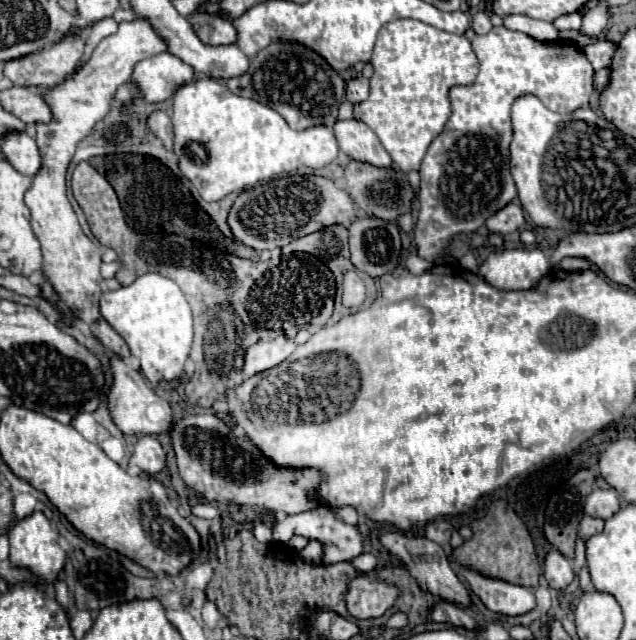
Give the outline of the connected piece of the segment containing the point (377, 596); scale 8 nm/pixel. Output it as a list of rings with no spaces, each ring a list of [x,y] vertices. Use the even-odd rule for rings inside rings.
[[[357,576],[351,582],[351,588],[345,596],[345,602],[347,602],[347,610],[355,618],[377,618],[377,616],[383,616],[385,610],[389,610],[395,604],[397,596],[399,596],[399,588],[389,586],[385,582],[379,582],[379,580],[369,580],[367,576]]]

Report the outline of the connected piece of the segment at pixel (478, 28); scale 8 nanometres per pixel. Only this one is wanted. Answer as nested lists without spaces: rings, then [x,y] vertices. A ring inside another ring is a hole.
[[[479,10],[479,14],[473,14],[473,16],[471,16],[471,28],[473,28],[477,34],[487,34],[487,32],[493,28],[493,24],[491,24],[491,20],[487,18],[487,14],[483,14],[483,12]]]

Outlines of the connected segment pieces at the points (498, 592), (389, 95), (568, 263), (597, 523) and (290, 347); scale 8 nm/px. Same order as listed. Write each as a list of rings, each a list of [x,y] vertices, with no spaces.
[[[463,566],[463,576],[467,578],[471,590],[479,596],[479,600],[491,610],[507,616],[527,614],[535,608],[535,594],[525,586],[515,586],[505,580],[483,576],[481,572]]]
[[[393,20],[381,28],[371,62],[375,66],[375,74],[371,78],[371,94],[365,102],[355,106],[353,118],[363,120],[369,128],[373,128],[373,132],[377,134],[377,138],[383,144],[383,148],[389,152],[391,160],[403,172],[419,170],[429,144],[445,128],[445,124],[451,116],[449,90],[453,86],[473,84],[473,80],[477,76],[479,64],[477,64],[475,52],[471,48],[471,42],[465,36],[437,30],[419,20]]]
[[[563,258],[557,268],[563,268],[563,270],[569,270],[569,272],[577,272],[577,270],[587,270],[591,268],[591,264],[583,258]]]
[[[583,516],[583,520],[581,520],[581,524],[579,524],[579,538],[585,542],[587,538],[591,538],[593,534],[597,534],[597,532],[601,532],[603,530],[603,520],[599,520],[599,518],[591,518],[591,516]]]
[[[279,338],[279,340],[261,340],[253,344],[247,354],[245,354],[245,366],[243,366],[243,376],[255,376],[259,372],[265,372],[277,364],[281,364],[285,358],[289,358],[295,350],[295,342],[289,338]]]

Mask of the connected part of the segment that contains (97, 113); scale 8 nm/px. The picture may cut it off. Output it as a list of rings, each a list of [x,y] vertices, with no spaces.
[[[137,16],[131,22],[121,22],[115,34],[103,38],[85,68],[69,76],[61,86],[43,94],[45,102],[53,110],[53,120],[49,124],[37,124],[37,146],[43,158],[43,166],[33,178],[31,190],[25,194],[25,204],[31,210],[31,228],[41,244],[43,274],[47,282],[57,292],[61,304],[65,304],[79,320],[83,320],[105,348],[119,354],[121,358],[129,356],[129,348],[99,312],[99,296],[103,292],[103,276],[99,274],[101,250],[83,234],[79,226],[77,214],[73,212],[67,198],[65,176],[77,142],[83,140],[93,130],[93,126],[111,110],[115,90],[131,78],[135,64],[165,50],[165,40],[155,32],[149,20]]]

